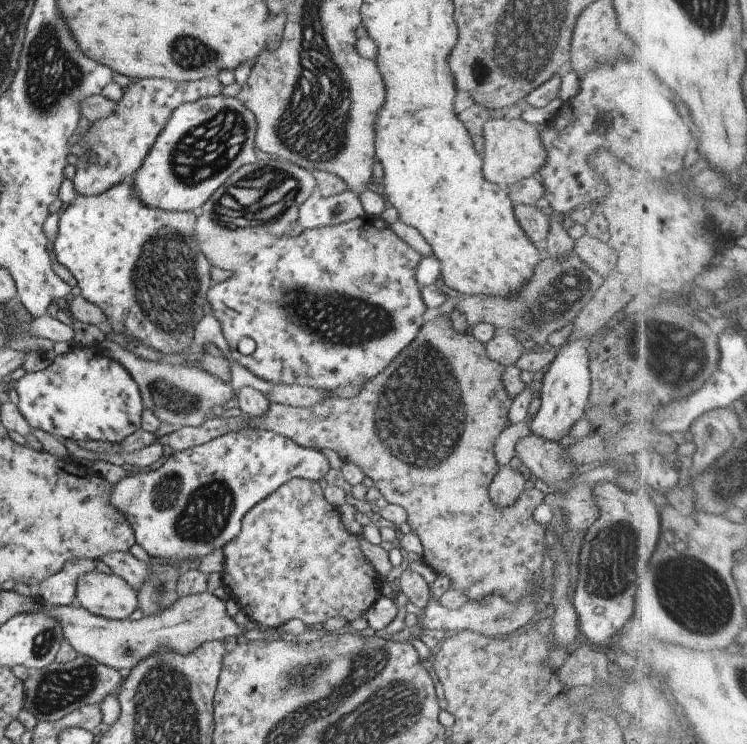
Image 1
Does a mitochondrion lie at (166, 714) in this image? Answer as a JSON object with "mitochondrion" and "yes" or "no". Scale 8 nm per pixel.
{"mitochondrion":"yes"}

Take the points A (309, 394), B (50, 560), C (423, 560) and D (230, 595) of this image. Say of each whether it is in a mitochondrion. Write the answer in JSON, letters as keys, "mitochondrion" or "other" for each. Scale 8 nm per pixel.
{"A":"other","B":"other","C":"other","D":"other"}

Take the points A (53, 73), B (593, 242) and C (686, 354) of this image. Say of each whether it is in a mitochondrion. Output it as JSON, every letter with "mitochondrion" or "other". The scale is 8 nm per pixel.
{"A":"mitochondrion","B":"other","C":"mitochondrion"}

